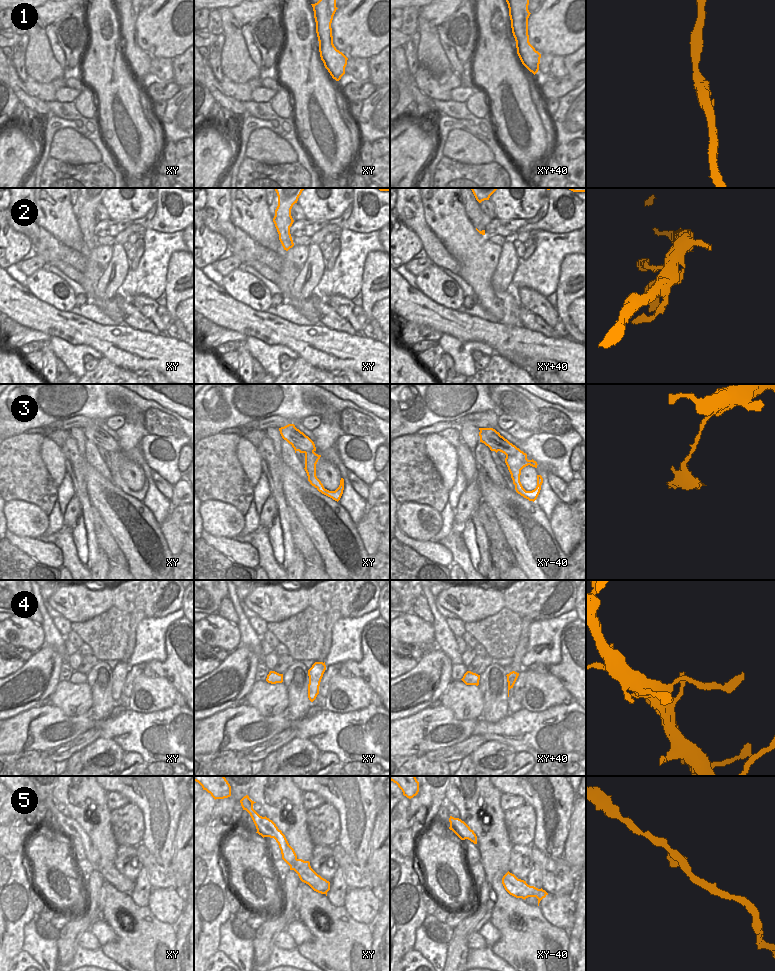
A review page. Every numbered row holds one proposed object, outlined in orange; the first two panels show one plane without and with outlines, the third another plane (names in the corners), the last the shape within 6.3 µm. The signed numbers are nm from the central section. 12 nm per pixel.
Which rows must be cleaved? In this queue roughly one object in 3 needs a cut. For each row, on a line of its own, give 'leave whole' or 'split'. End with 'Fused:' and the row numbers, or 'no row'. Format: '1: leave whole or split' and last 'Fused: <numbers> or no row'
1: leave whole
2: leave whole
3: leave whole
4: leave whole
5: leave whole
Fused: no row

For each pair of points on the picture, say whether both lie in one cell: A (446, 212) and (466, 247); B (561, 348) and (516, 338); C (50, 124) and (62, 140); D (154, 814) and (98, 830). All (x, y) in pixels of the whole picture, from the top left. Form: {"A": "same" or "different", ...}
{"A": "same", "B": "same", "C": "different", "D": "different"}

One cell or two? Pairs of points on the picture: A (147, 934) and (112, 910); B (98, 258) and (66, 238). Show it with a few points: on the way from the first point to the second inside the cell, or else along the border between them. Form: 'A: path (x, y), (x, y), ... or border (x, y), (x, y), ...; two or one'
A: path (143, 923), (126, 905), (123, 905); one
B: path (90, 256), (74, 240); one

